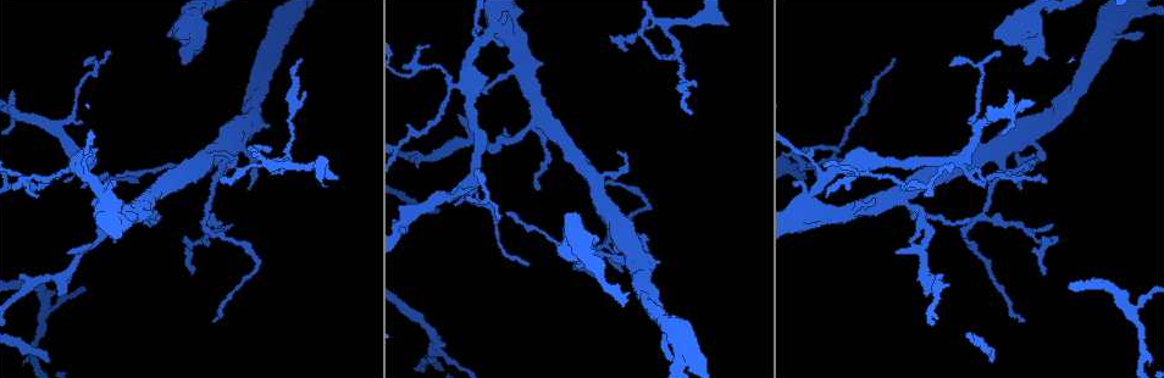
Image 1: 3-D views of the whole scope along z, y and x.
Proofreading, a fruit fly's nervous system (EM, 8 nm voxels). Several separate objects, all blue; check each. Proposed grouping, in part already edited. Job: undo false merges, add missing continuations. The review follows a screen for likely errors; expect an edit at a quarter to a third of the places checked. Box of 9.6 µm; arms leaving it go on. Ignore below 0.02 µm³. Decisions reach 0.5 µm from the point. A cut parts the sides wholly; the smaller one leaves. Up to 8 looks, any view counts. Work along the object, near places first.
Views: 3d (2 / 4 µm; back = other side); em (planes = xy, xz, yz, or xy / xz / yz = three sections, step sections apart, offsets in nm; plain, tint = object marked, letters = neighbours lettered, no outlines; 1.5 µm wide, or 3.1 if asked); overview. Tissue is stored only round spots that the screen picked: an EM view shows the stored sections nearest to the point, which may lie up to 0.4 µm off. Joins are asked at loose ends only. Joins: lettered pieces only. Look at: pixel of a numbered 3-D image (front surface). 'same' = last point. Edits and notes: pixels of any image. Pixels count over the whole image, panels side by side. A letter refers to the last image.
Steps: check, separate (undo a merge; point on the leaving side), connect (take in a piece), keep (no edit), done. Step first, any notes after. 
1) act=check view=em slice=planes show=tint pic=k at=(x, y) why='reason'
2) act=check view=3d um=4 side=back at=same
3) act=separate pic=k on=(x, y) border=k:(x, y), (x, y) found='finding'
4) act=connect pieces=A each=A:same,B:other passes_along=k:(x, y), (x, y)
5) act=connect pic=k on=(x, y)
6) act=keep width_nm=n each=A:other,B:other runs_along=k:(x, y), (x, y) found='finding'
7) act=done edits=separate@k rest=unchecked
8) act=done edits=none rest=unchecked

act=check view=em slice=planes show=letters pic=1 at=(1034, 155) why='an open end'

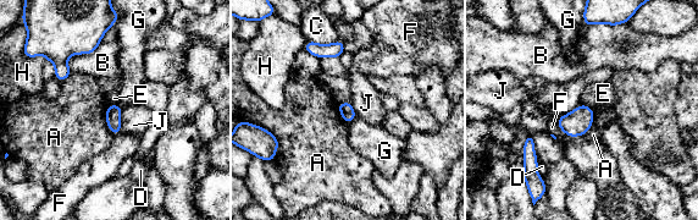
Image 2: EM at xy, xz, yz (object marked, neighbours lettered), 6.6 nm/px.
act=keep longest_contact=B:380nm each=A:other,B:other,C:other,D:other,E:other,F:other,G:other,H:other,J:other found='none of them fits'

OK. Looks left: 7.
act=check view=3d um=4 side=back pic=1 at=(996, 38) why='stops while still wide'

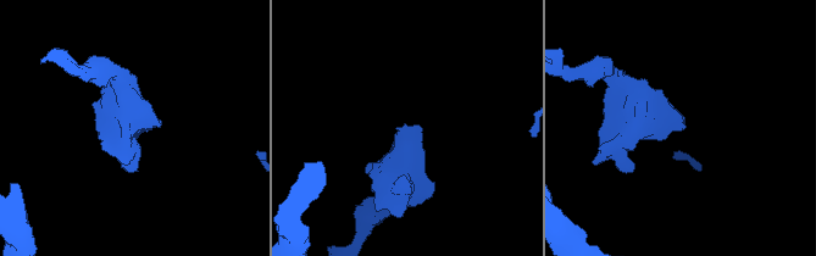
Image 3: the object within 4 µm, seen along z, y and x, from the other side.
act=check view=em slice=planes show=letters pic=3 at=(412, 130) why='shape alone is not enough'

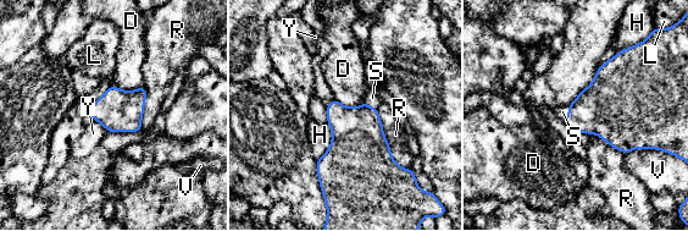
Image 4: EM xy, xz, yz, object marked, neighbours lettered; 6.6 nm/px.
act=connect pieces=S each=D:other,H:other,L:other,R:other,S:same,V:other,Y:other passes_along=4:(605, 108), (569, 114), (562, 111) found='it goes on there'

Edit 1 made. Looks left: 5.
act=done edits=connect@4 rest=unchecked

